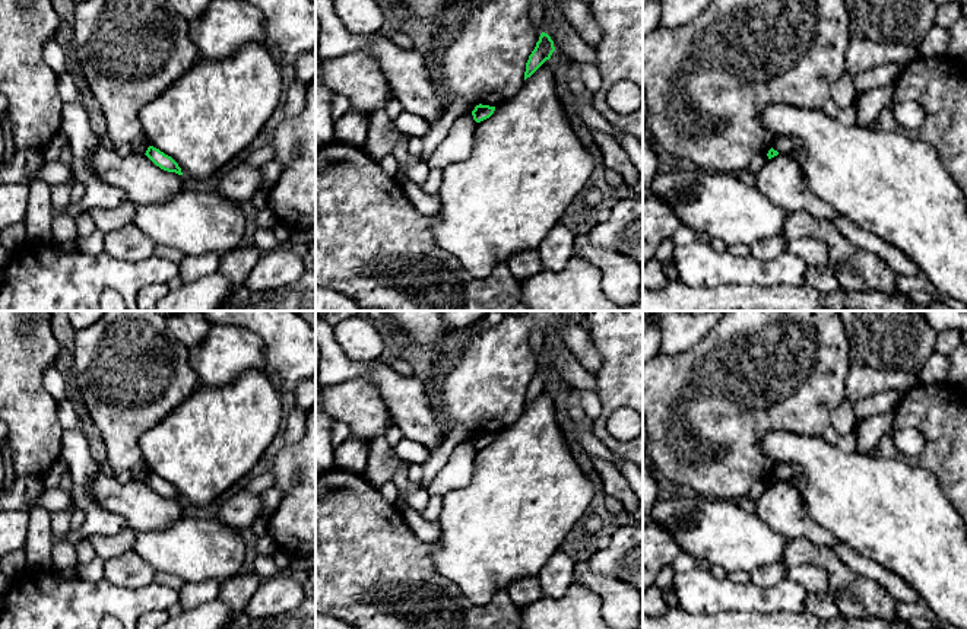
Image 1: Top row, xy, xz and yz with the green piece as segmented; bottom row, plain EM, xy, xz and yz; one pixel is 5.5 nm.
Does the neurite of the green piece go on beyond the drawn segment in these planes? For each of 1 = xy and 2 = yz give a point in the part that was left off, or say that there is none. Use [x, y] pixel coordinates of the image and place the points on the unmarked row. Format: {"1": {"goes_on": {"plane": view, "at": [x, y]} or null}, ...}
{"1": {"goes_on": null}, "2": {"goes_on": null}}

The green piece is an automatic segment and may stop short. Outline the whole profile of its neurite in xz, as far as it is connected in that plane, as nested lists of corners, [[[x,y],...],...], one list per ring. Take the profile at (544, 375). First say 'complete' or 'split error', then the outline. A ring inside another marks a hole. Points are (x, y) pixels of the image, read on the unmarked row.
complete; [[[542,359],[526,390],[524,407],[530,404],[546,387],[549,387],[554,378],[554,368],[548,360]]]

